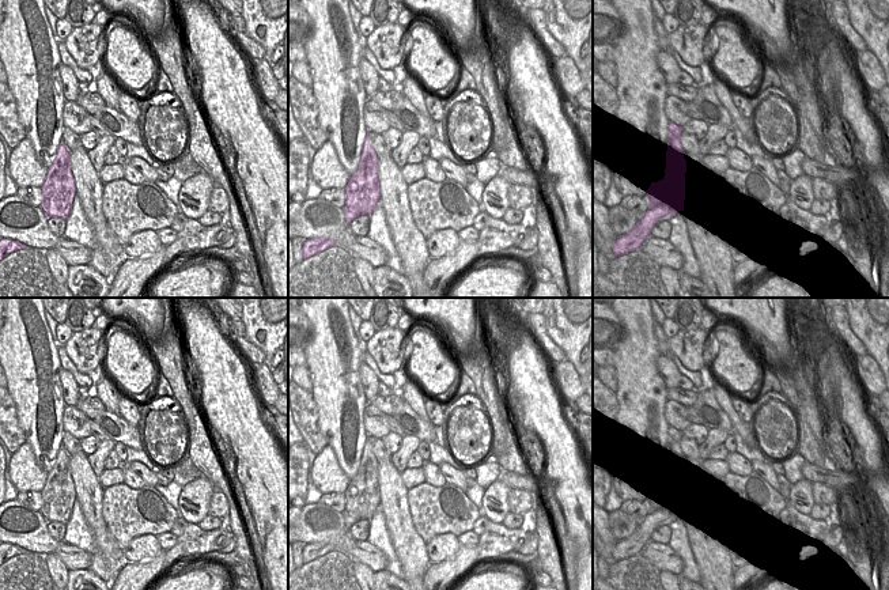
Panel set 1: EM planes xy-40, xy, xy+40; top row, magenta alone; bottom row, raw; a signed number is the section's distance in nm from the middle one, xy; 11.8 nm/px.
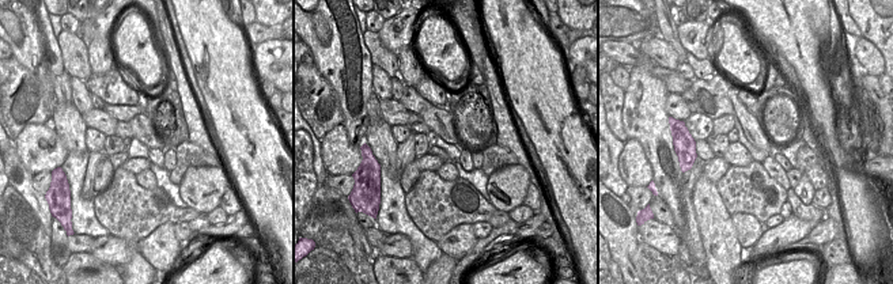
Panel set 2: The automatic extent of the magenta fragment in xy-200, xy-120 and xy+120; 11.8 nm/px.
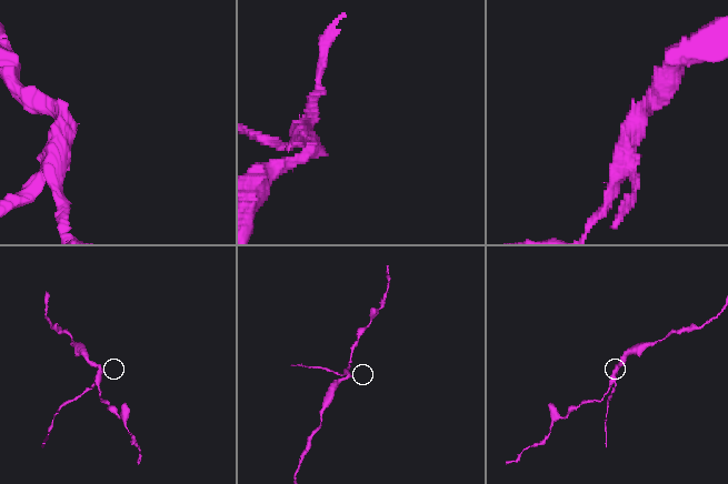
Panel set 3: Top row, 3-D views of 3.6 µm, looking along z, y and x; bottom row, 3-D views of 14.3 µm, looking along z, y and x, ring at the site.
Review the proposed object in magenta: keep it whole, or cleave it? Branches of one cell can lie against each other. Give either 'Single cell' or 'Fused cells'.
Fused cells

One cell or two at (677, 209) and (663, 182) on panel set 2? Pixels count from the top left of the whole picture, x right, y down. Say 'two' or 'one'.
one

